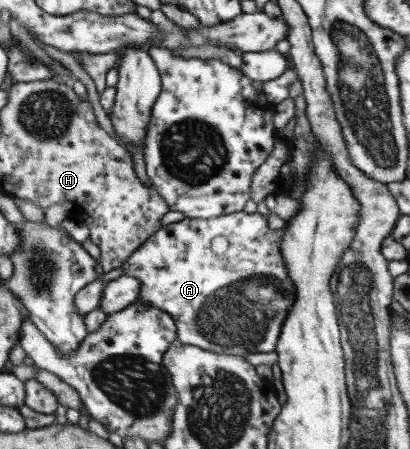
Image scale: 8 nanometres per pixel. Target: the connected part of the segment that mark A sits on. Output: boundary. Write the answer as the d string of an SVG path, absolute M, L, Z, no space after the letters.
M245 211L232 212L216 216L210 219L189 219L185 218L179 222L175 222L165 227L161 227L155 234L152 234L137 248L136 252L121 264L123 274L135 276L139 279L139 298L135 303L143 303L143 305L151 305L152 308L159 308L160 311L167 312L171 318L175 320L177 335L180 344L187 344L210 352L226 353L227 355L247 356L251 353L271 353L276 351L276 345L280 336L281 328L287 319L289 310L295 302L295 283L289 277L289 271L283 263L283 255L281 255L281 240L285 234L284 225L282 228L273 230L267 223L267 217L256 211L255 213L247 213Z

